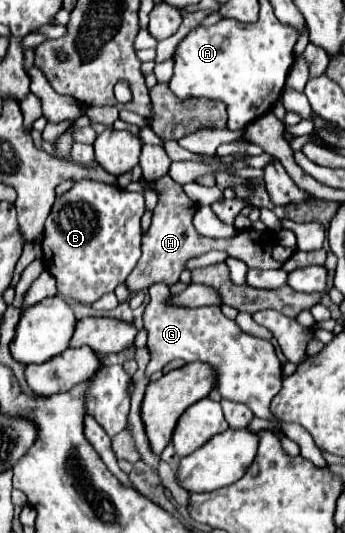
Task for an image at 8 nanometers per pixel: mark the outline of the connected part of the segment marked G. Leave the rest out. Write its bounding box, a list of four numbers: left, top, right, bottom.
[144,284,326,468]

